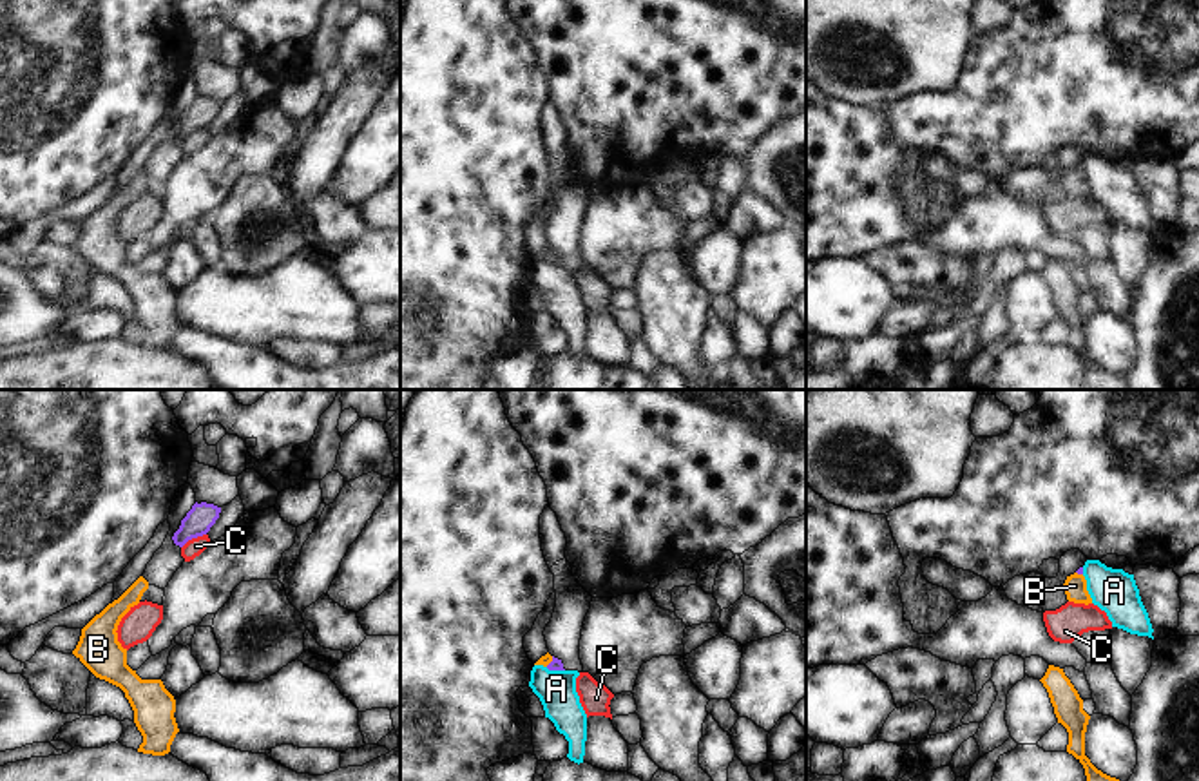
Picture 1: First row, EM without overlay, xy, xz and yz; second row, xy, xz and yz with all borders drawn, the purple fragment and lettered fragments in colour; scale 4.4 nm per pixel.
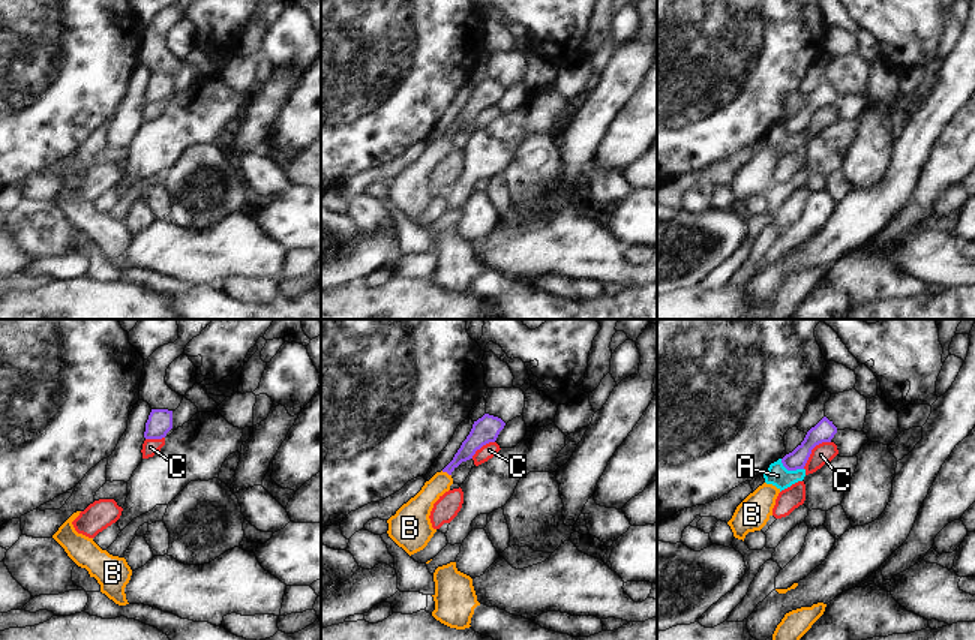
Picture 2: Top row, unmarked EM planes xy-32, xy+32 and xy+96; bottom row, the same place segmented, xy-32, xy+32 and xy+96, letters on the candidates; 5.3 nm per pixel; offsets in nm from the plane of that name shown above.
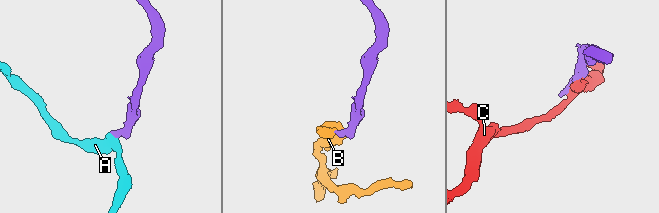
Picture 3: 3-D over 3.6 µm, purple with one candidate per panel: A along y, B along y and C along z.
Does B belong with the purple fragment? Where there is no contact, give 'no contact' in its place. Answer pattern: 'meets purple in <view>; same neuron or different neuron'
meets purple in xz; same neuron

